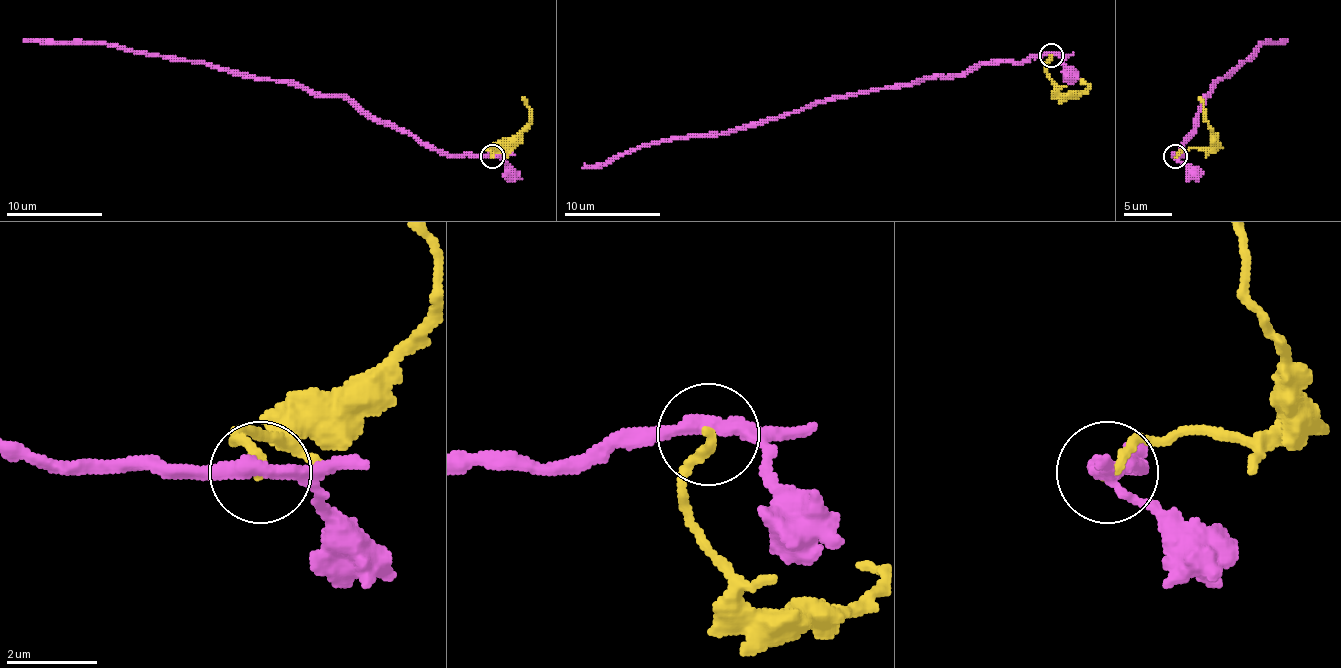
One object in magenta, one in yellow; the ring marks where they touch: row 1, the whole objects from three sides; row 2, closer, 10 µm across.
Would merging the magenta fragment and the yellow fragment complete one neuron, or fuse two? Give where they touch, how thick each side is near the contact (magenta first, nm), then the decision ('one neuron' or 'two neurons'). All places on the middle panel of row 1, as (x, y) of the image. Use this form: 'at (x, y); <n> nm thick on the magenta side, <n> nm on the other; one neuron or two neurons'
at (1051, 55); 340 nm thick on the magenta side, 200 nm on the other; two neurons

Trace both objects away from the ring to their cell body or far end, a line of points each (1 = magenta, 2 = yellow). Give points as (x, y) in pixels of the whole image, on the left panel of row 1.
1: (493, 157), (440, 155), (406, 133), (368, 119), (341, 97), (257, 80), (202, 61), (98, 44), (24, 39)
2: (493, 157), (488, 147), (503, 145), (529, 121), (529, 109), (522, 97)

